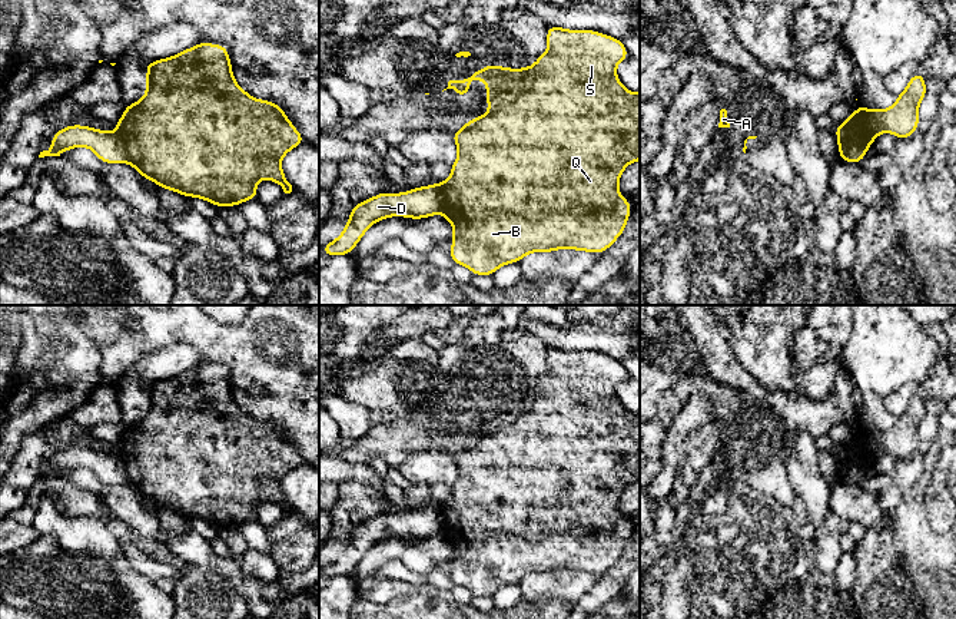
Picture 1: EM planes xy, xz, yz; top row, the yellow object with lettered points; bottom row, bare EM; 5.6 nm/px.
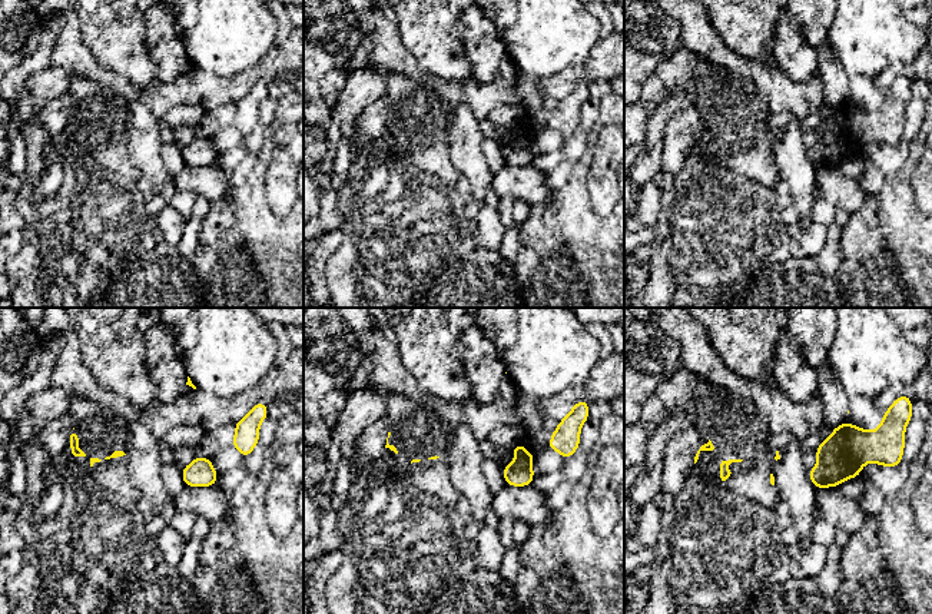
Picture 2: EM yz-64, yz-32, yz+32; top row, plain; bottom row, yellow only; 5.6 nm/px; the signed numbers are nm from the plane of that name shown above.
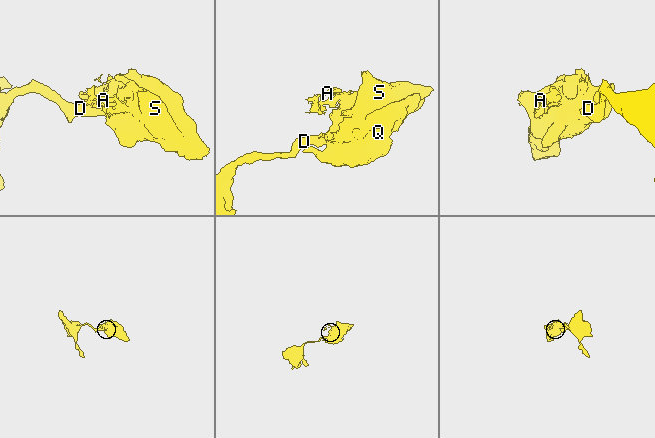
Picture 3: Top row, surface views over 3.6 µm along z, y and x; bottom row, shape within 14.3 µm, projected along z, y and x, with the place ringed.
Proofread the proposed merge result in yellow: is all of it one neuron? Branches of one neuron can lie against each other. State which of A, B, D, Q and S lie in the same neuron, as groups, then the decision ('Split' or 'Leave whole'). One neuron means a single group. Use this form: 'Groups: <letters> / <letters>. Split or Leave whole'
Groups: A B Q S / D. Split

